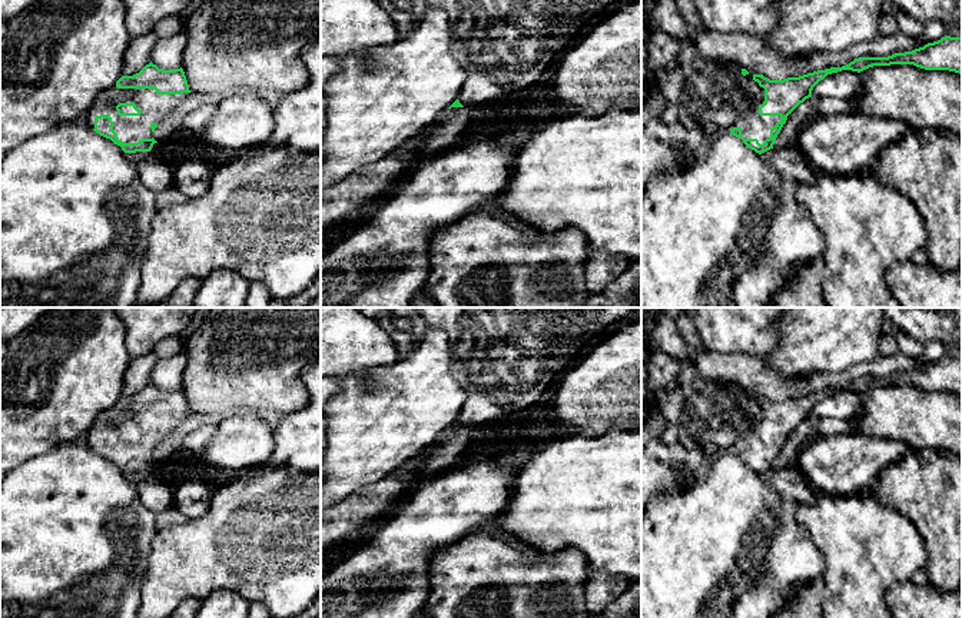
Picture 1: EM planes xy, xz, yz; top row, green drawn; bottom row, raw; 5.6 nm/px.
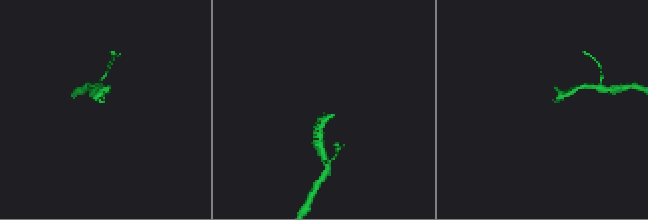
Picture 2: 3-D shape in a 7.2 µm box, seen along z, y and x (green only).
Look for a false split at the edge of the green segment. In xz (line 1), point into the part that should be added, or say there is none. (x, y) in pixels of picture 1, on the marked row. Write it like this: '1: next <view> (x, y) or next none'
1: next none

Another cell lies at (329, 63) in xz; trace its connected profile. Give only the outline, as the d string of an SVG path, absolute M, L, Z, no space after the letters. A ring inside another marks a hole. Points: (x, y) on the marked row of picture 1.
M321 54L321 144L326 130L328 99L326 83L339 70L341 63L349 54Z

